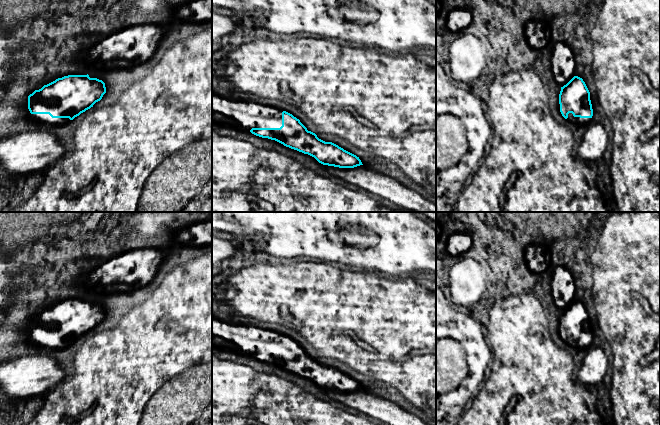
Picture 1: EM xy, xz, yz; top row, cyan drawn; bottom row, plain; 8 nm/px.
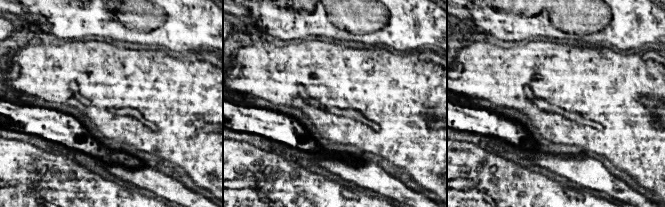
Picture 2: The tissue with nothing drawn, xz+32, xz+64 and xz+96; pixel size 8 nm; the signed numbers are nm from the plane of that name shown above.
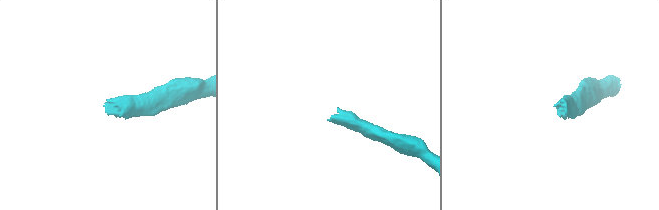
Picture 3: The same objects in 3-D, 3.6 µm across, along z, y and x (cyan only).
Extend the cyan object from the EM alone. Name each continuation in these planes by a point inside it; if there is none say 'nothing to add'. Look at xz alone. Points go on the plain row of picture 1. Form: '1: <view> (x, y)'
1: xz (239, 339)

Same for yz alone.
1: yz (580, 345)

